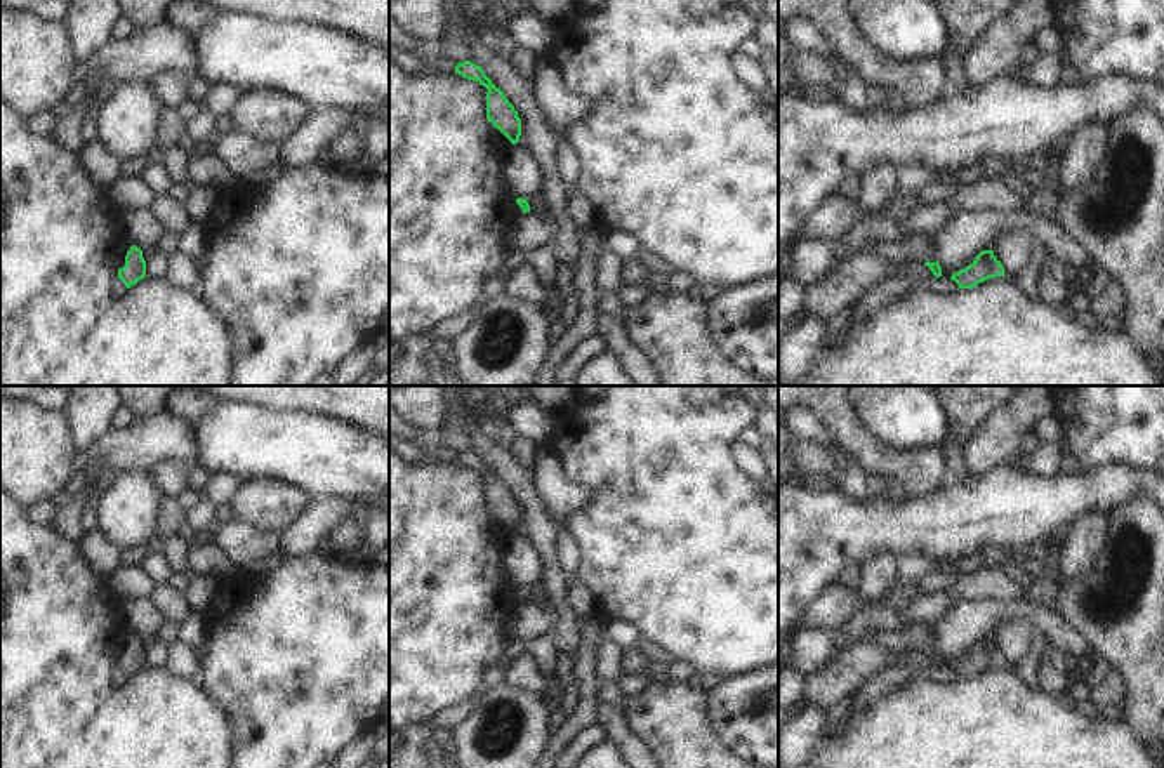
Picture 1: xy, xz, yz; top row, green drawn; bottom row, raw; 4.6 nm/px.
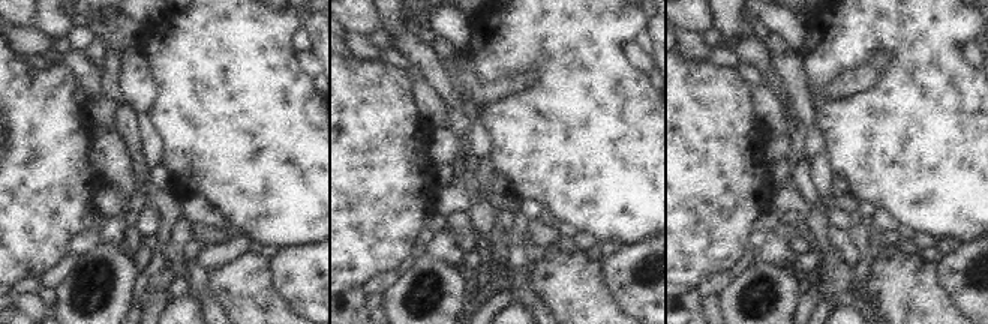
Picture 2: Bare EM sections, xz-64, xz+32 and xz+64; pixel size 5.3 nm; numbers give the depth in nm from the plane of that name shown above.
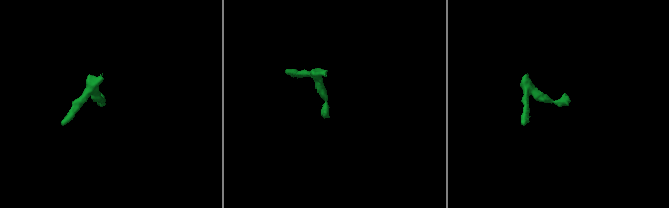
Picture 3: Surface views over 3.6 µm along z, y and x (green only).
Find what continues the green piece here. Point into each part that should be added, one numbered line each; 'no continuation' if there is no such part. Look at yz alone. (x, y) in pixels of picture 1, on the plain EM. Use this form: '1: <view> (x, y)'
no continuation

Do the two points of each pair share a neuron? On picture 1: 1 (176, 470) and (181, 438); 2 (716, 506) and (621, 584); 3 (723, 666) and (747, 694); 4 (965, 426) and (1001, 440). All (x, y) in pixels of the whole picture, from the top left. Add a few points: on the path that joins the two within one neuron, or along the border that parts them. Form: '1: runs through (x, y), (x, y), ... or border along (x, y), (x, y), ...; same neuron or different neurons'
1: border along (193, 461), (167, 459), (146, 471); different neurons
2: runs through (692, 530), (681, 541), (666, 542), (645, 560); same neuron
3: border along (760, 668), (723, 680); different neurons
4: border along (1003, 403), (963, 445); different neurons

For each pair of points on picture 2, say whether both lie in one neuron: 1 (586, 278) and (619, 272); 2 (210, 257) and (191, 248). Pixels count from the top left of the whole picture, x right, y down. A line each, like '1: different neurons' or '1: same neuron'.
1: different neurons
2: different neurons

